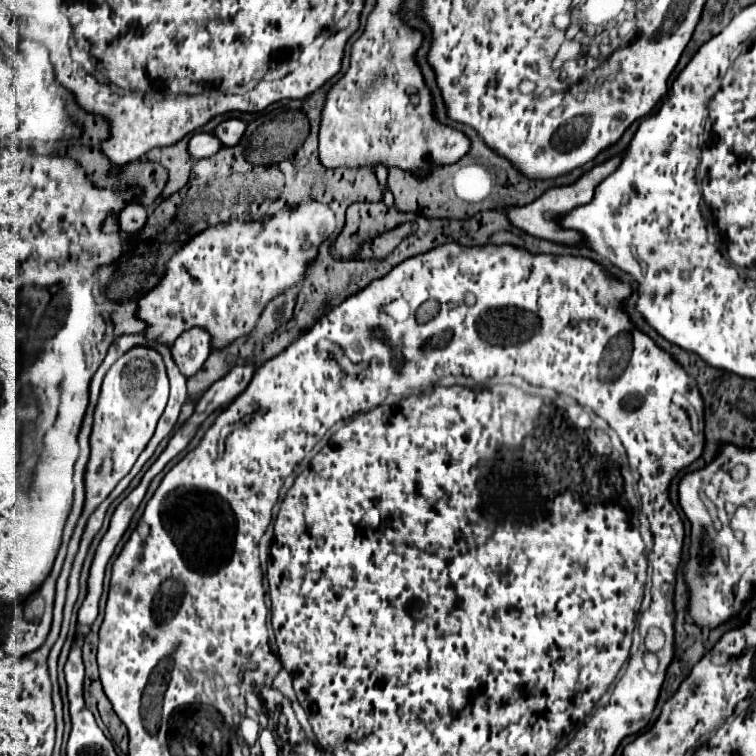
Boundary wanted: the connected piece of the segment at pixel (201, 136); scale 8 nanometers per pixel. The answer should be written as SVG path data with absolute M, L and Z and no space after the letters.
M198 132L192 136L190 144L188 144L188 152L194 160L200 158L208 158L212 154L216 154L222 148L222 142L214 136L214 134L206 134L206 132Z

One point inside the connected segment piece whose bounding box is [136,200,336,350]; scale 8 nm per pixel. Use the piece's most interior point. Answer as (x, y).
(222, 279)

